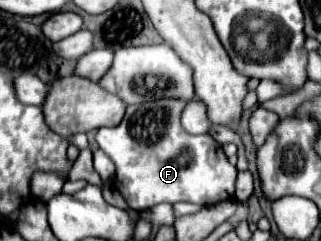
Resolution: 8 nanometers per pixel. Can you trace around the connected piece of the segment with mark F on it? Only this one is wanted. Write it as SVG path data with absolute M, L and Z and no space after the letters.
M159 99L143 105L129 105L123 121L117 127L102 127L95 135L99 149L115 163L114 187L123 195L127 205L135 211L147 211L159 203L187 201L195 205L217 205L235 197L235 167L229 165L221 145L209 135L189 135L181 129L179 113L185 103L175 99Z

